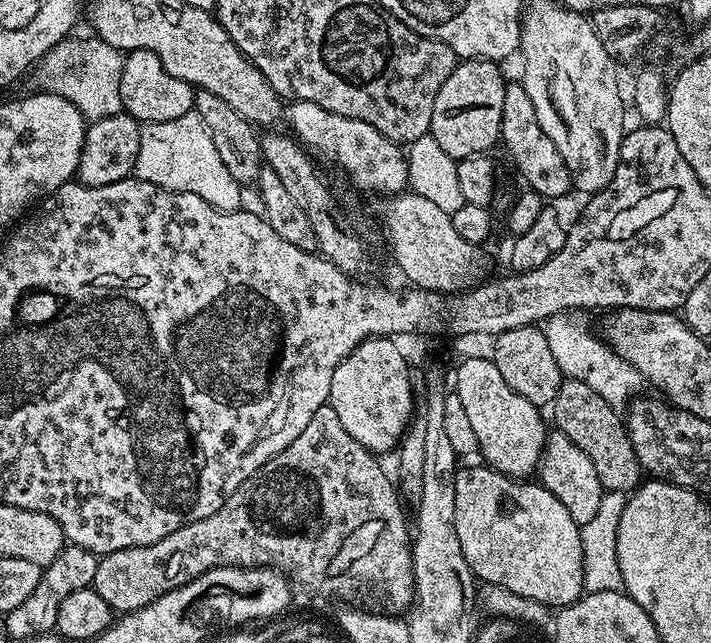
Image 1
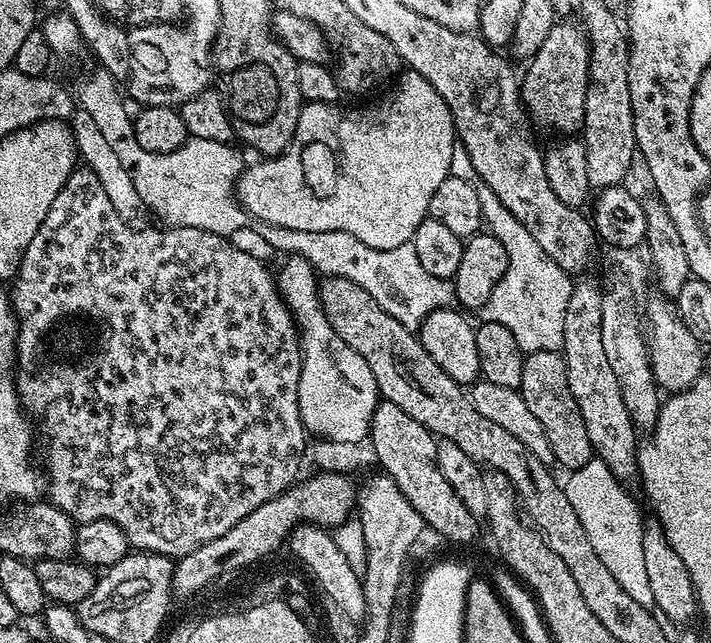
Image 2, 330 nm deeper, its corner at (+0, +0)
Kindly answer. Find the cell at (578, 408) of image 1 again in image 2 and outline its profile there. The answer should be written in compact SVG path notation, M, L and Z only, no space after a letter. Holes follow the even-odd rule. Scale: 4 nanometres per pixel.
M550 350L527 353L522 366L522 382L518 390L522 398L526 398L526 406L530 406L534 418L542 422L542 430L546 430L552 460L560 463L564 470L586 466L586 462L594 458L592 443L590 434L586 434L586 422L582 422L578 402L574 402L574 394L570 394L563 355L559 351Z

